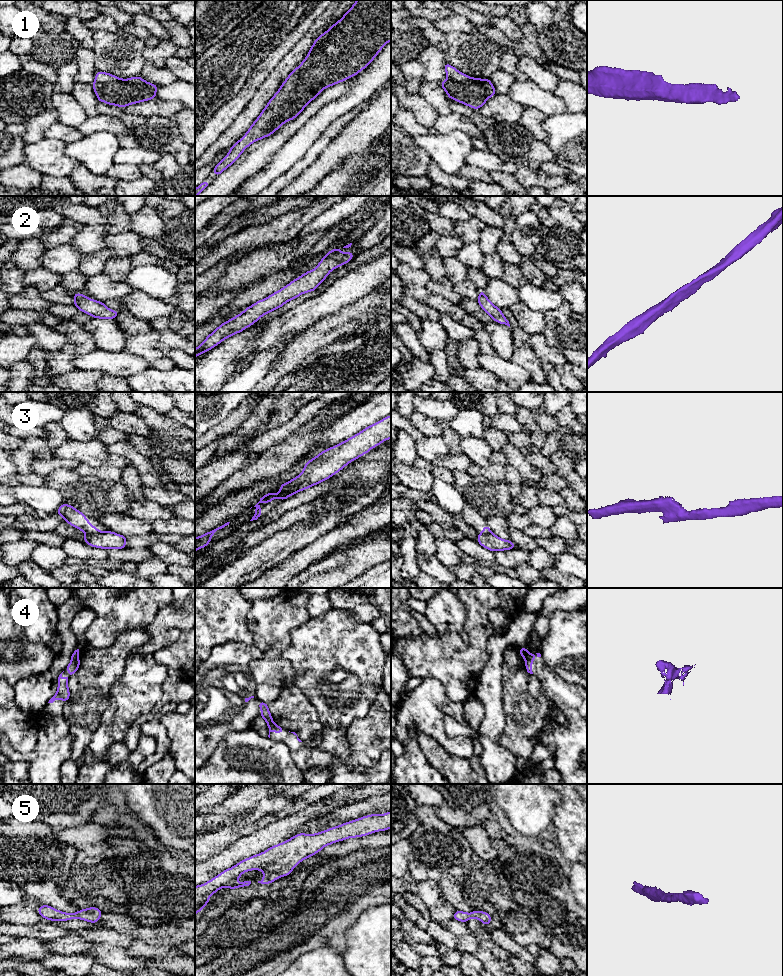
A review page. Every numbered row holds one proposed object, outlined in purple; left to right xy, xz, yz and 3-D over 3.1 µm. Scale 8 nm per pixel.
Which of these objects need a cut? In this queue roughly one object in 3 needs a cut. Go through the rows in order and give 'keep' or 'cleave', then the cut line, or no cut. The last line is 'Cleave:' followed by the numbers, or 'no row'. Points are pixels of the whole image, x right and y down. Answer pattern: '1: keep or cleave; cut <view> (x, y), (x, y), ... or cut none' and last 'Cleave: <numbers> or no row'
1: keep; cut none
2: keep; cut none
3: cleave; cut xy (100, 532), (85, 535)
4: cleave; cut xy (78, 657), (71, 660)
5: keep; cut none
Cleave: 3, 4

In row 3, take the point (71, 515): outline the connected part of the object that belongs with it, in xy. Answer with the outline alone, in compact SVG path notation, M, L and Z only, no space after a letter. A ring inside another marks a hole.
M67 503L62 504L55 513L61 515L71 526L83 531L85 535L100 533L100 530L86 519L85 514Z

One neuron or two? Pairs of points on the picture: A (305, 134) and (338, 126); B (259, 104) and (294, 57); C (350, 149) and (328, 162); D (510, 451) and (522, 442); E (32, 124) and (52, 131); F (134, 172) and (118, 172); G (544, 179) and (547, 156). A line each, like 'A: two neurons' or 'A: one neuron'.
A: two neurons
B: one neuron
C: one neuron
D: two neurons
E: two neurons
F: one neuron
G: two neurons

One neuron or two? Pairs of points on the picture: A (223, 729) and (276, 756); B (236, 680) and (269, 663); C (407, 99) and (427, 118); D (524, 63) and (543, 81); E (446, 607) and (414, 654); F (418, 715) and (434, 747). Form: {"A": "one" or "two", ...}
{"A": "two", "B": "two", "C": "one", "D": "one", "E": "two", "F": "two"}

